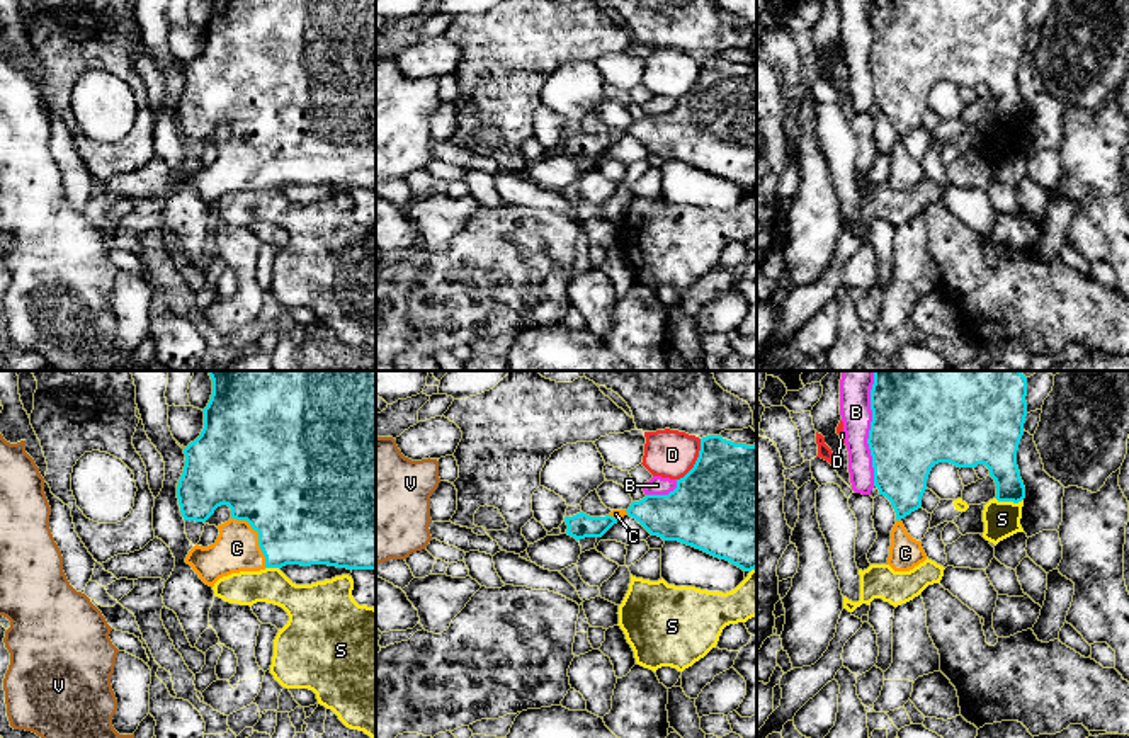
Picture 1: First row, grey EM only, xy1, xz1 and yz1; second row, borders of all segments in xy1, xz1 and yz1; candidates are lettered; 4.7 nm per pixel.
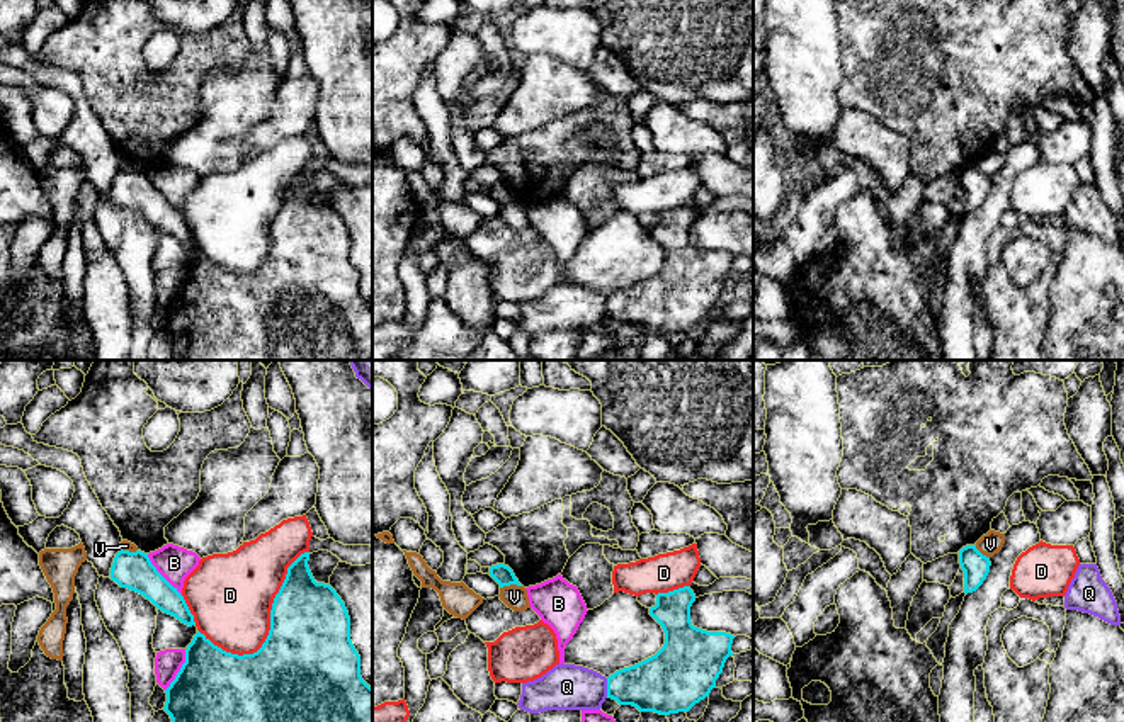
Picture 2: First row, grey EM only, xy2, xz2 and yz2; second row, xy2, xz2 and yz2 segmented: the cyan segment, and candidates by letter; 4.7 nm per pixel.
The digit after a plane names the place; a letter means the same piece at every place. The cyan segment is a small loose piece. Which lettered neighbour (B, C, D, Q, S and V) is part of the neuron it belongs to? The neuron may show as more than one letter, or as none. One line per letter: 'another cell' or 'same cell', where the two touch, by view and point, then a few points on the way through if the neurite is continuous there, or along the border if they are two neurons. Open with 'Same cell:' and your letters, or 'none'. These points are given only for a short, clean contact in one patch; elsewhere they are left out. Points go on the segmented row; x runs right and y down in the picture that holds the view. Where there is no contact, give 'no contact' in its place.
Same cell: C
B: another cell; meets cyan in yz1 at (871, 429)
C: same cell; meets cyan in xy1 at (259, 538); runs through xy1 (305, 512), (259, 538), (237, 548)
D: another cell; meets cyan in xy2 at (271, 629)
Q: another cell; meets cyan in xz2 at (607, 688)
S: another cell; meets cyan in yz1 at (1009, 500)
V: another cell; meets cyan in xz2 at (510, 583); border along xz2 (521, 585), (504, 585), (500, 588)

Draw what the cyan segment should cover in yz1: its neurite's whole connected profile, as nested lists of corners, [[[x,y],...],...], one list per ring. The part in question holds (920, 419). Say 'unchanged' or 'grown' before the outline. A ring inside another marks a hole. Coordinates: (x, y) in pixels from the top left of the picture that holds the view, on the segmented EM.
grown; [[[874,371],[871,389],[872,422],[869,449],[874,486],[894,512],[888,565],[910,571],[927,559],[903,519],[922,507],[927,480],[939,463],[957,468],[984,464],[996,483],[996,500],[1018,503],[1025,486],[1017,466],[1017,451],[1027,417],[1027,378],[1020,371]]]

